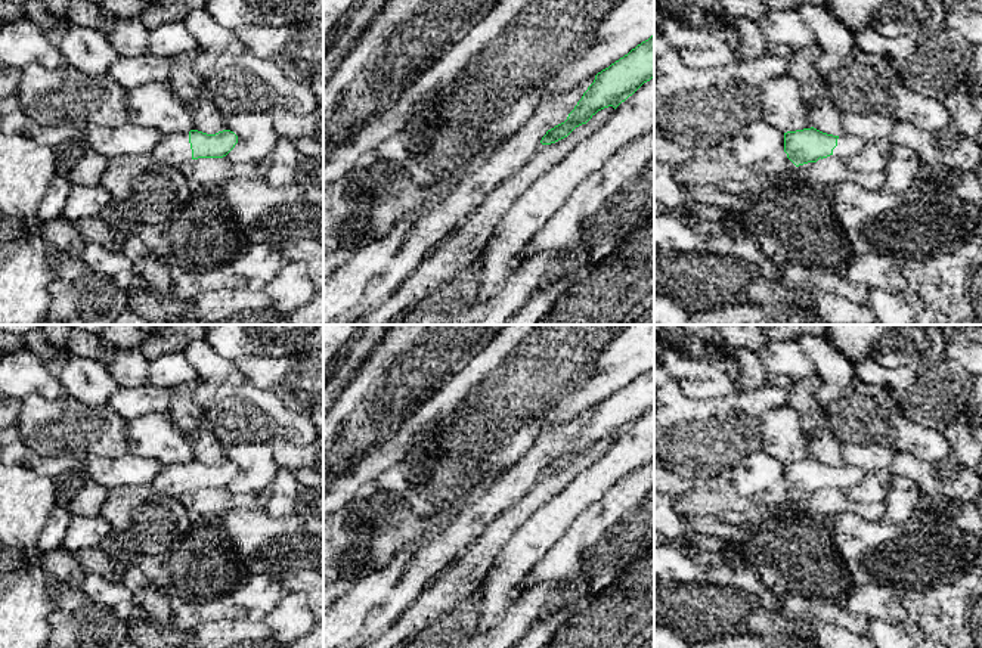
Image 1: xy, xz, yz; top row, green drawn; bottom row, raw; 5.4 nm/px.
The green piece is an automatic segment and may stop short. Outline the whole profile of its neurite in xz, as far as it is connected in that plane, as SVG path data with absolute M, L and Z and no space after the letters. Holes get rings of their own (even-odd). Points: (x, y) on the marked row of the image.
M654 34L628 55L595 75L567 120L548 130L542 145L567 137L576 127L586 124L598 111L614 109L654 77Z

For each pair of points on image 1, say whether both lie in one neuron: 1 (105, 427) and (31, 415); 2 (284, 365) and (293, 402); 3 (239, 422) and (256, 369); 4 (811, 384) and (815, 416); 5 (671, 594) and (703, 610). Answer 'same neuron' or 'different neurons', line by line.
1: same neuron
2: same neuron
3: different neurons
4: same neuron
5: same neuron

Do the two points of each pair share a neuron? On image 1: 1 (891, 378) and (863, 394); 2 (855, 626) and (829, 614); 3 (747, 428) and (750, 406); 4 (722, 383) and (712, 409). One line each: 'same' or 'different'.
1: different
2: same
3: different
4: different

